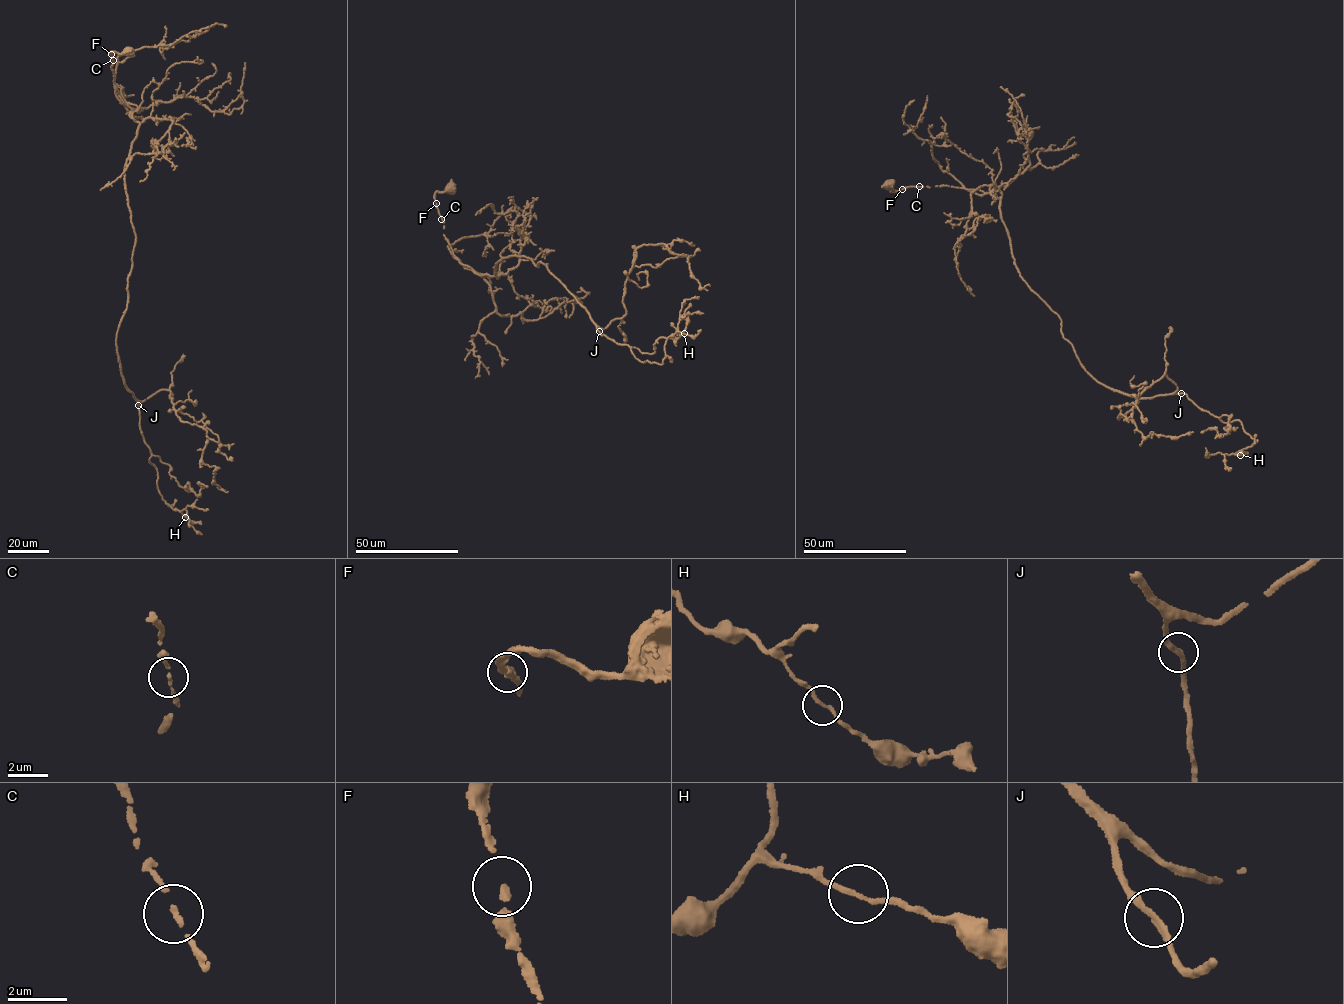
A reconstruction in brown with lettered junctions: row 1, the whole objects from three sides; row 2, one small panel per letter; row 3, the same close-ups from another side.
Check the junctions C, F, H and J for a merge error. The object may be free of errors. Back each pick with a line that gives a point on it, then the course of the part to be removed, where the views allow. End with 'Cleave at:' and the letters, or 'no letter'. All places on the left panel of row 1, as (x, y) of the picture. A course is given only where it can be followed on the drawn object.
Cleave at: no letter

